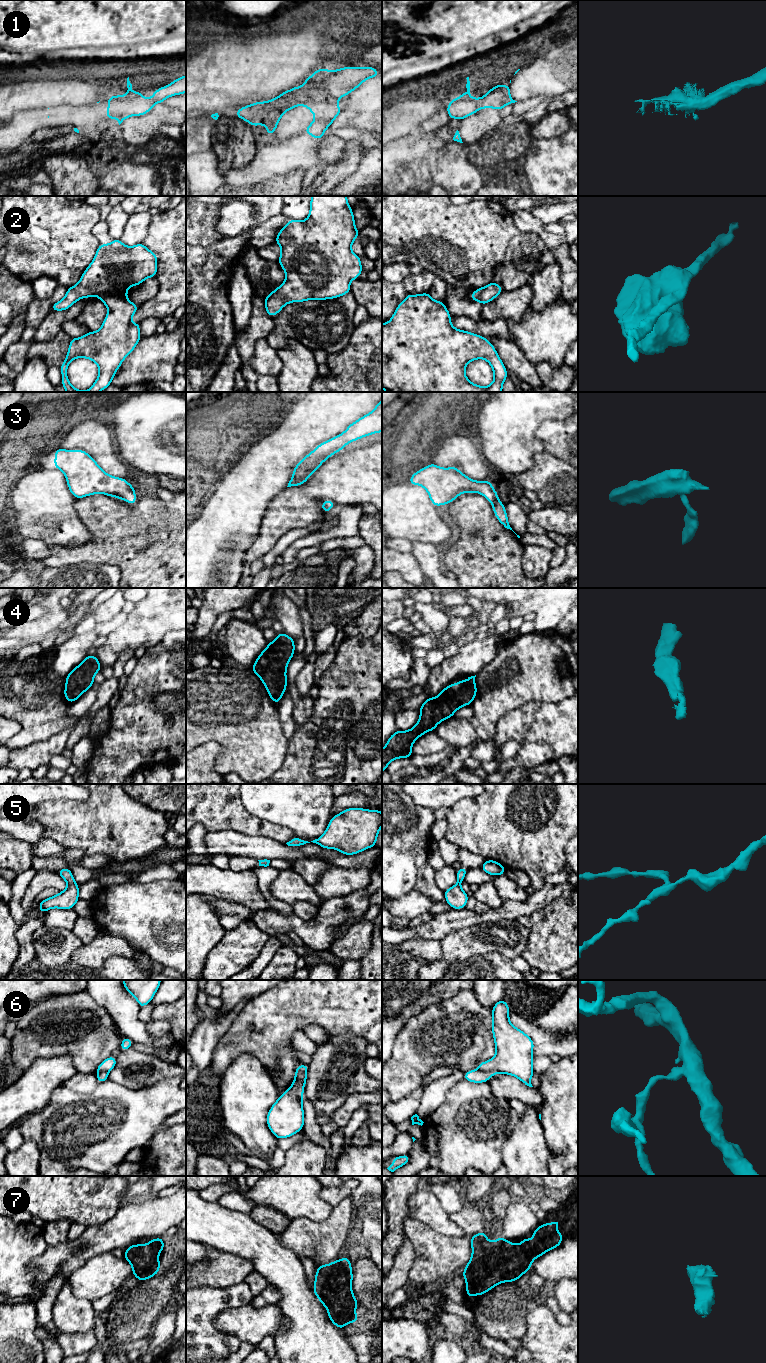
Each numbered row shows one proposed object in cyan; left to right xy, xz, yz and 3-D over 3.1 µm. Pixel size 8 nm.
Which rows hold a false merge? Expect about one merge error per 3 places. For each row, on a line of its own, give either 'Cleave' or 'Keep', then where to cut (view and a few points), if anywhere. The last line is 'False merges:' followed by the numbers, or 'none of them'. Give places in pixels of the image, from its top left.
1: Keep. No split
2: Keep. No split
3: Keep. No split
4: Keep. No split
5: Keep. No split
6: Cleave. Split along xz (306, 1072), (299, 1082), (293, 1081)
7: Keep. No split
False merges: 6

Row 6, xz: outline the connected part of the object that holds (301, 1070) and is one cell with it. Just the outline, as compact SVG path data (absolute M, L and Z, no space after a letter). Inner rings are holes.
M303 1064L297 1065L295 1077L293 1081L300 1083L302 1081L303 1076L307 1073L308 1069L309 1069L309 1065L303 1065Z

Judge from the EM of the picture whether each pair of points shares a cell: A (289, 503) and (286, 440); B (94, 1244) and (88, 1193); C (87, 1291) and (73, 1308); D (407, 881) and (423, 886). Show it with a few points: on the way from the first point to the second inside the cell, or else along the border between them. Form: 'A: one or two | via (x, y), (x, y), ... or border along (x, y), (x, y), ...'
A: two | border along (286, 486), (269, 502)
B: two | border along (113, 1215), (100, 1224), (88, 1225), (86, 1227)
C: two | border along (67, 1282), (75, 1295), (90, 1301)
D: two | border along (415, 860), (417, 883), (414, 889)

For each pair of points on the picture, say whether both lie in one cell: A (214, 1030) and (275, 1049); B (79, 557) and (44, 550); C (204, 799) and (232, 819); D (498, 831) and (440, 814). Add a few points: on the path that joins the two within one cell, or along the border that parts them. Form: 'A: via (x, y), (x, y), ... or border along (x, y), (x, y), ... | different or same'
A: border along (237, 1013), (228, 1030), (218, 1042), (213, 1054) | different
B: border along (52, 548), (41, 560) | different
C: via (211, 799), (225, 812) | same
D: border along (449, 808), (449, 812), (444, 818) | different

